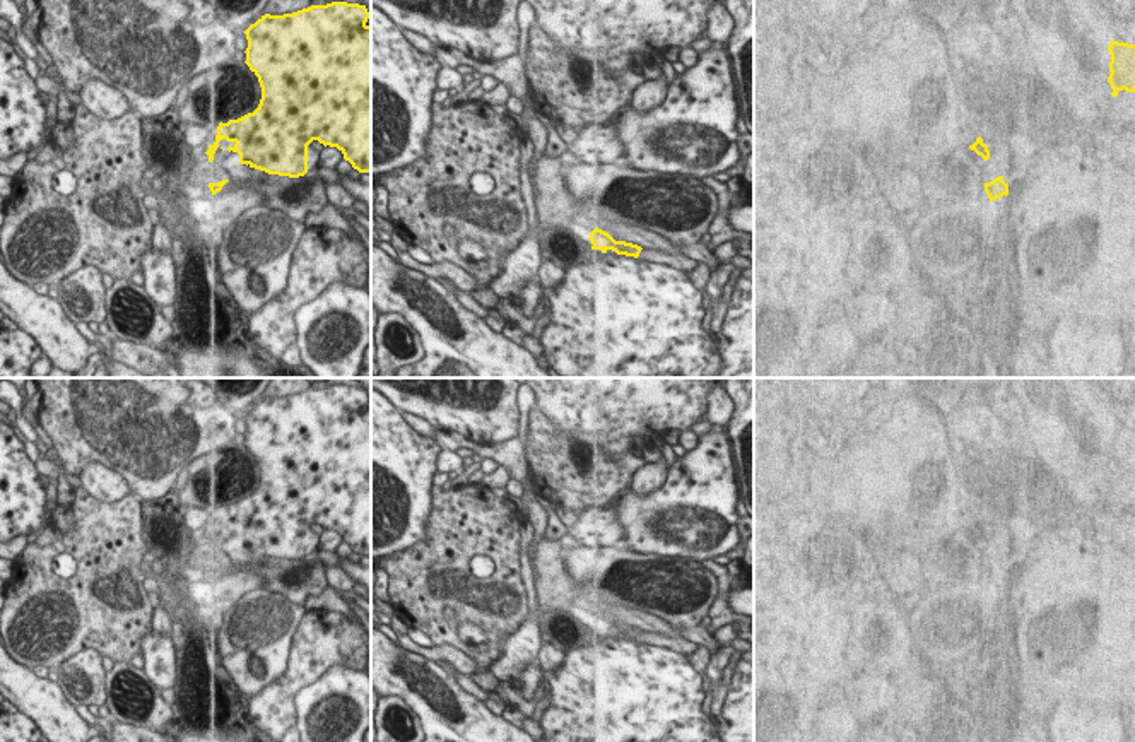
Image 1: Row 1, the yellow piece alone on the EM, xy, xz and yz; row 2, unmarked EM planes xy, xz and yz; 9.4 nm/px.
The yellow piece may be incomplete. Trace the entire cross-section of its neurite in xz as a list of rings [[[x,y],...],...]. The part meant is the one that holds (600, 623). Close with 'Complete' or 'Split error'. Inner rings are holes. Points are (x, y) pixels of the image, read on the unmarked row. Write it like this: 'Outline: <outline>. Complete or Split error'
Outline: [[[595,610],[590,615],[591,633],[600,633],[602,636],[607,636],[609,633],[615,634],[617,638],[634,639],[638,641],[641,636],[641,629],[626,626],[626,624],[615,624],[609,615]]]. Complete.

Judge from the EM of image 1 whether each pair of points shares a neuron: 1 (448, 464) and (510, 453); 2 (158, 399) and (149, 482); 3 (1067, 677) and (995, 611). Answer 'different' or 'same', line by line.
1: different
2: same
3: different

